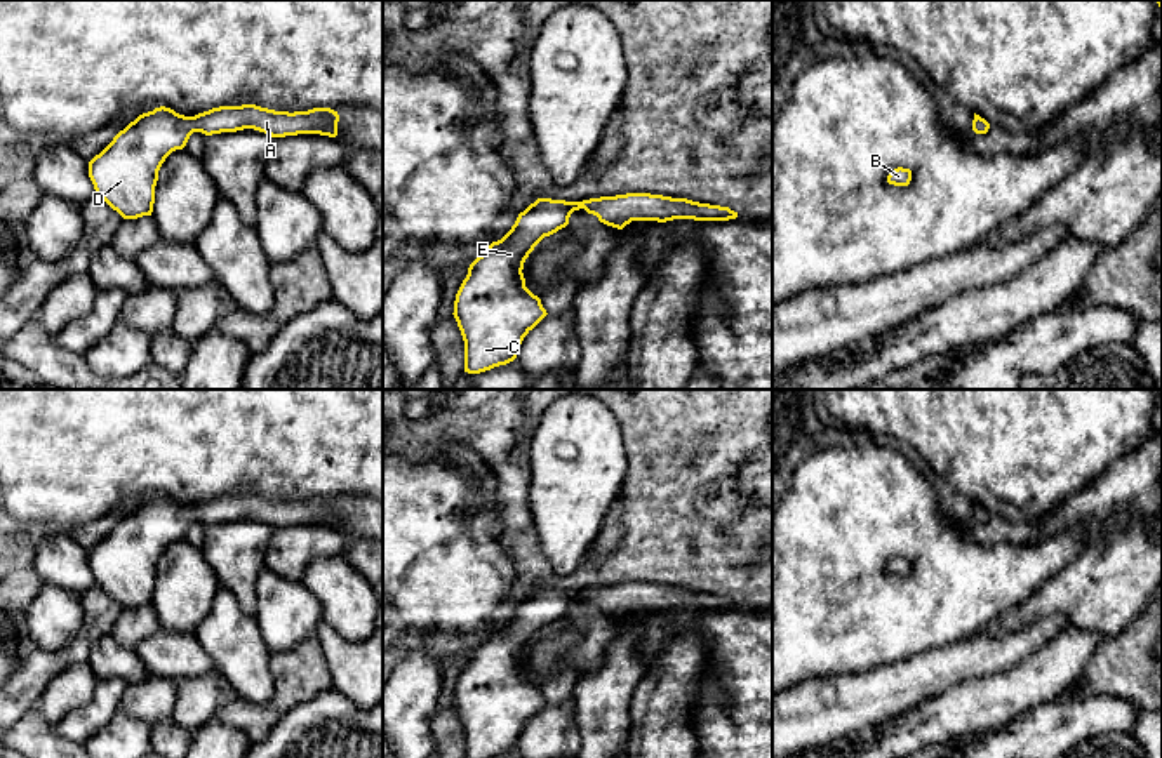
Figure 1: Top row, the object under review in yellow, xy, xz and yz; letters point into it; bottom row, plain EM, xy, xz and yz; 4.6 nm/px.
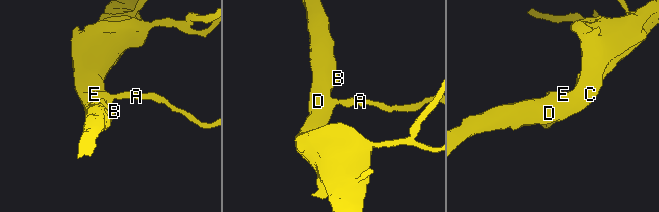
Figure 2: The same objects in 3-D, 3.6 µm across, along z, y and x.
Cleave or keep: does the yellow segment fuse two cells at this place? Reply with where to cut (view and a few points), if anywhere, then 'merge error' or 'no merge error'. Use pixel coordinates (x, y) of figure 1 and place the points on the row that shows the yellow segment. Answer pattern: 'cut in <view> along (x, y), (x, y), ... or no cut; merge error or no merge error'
no cut; no merge error

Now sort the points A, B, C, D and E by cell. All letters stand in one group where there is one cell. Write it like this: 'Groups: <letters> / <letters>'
Groups: A B C D E

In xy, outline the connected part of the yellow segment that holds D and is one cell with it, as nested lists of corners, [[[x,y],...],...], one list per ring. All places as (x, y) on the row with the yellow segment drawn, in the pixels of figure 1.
[[[256,104],[242,106],[219,106],[195,116],[184,116],[170,108],[160,106],[153,111],[139,115],[124,130],[120,130],[113,141],[89,162],[89,177],[94,184],[96,195],[101,196],[113,210],[124,219],[137,219],[151,216],[155,203],[155,186],[158,181],[158,170],[165,158],[183,150],[193,132],[205,136],[221,132],[237,132],[244,129],[254,129],[271,137],[285,137],[297,134],[320,134],[337,136],[337,111],[331,108],[313,108],[308,111],[275,111]]]

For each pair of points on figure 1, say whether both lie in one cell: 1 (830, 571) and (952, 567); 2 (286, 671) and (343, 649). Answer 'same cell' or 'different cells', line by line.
1: same cell
2: different cells

